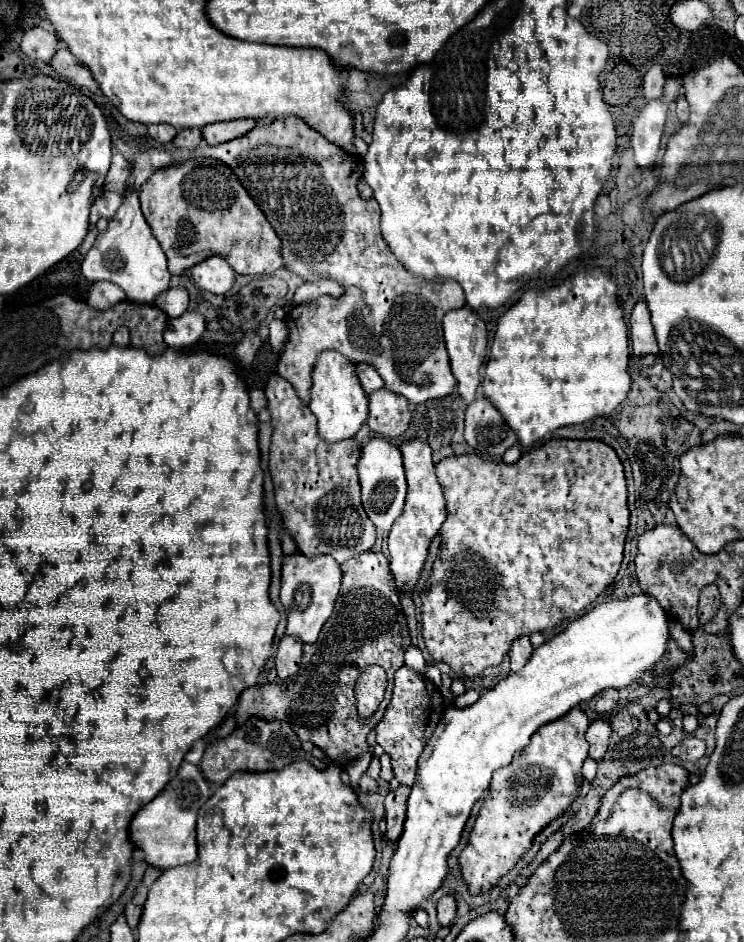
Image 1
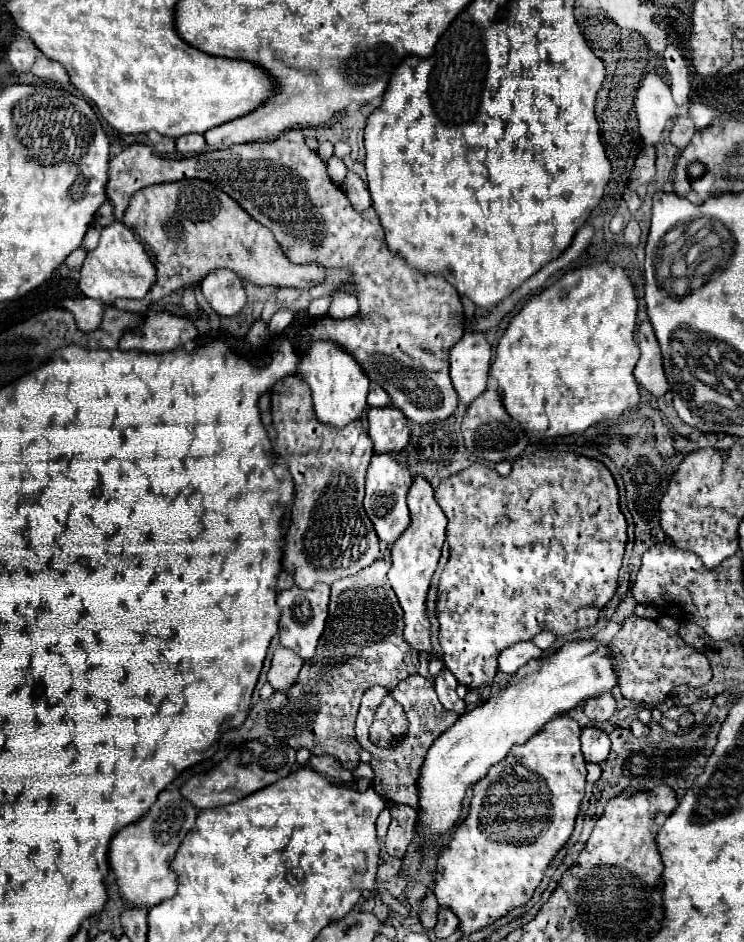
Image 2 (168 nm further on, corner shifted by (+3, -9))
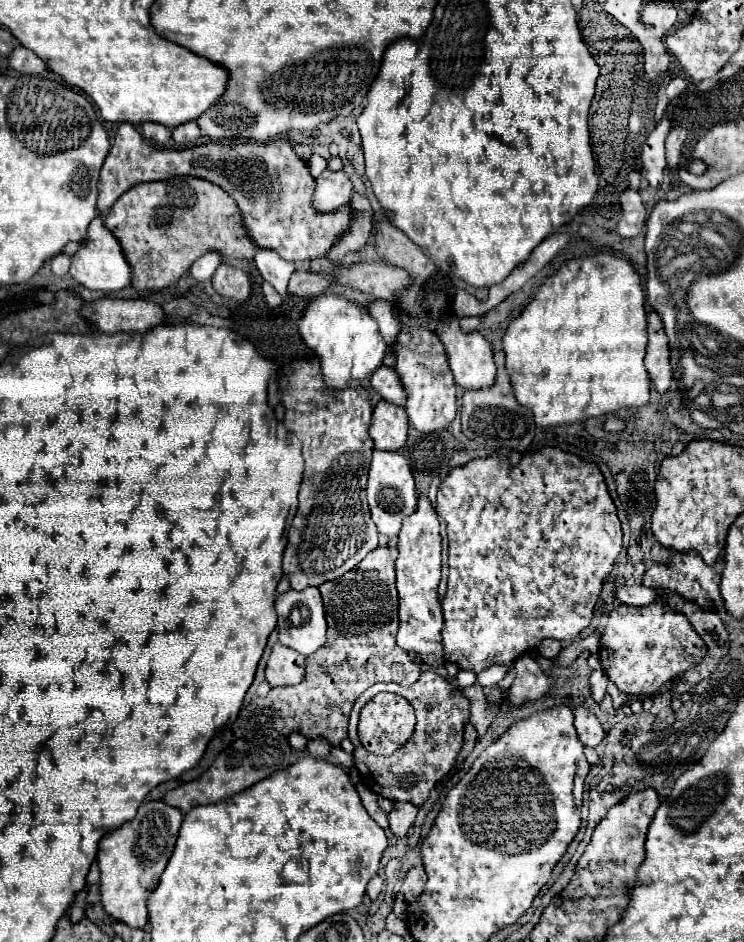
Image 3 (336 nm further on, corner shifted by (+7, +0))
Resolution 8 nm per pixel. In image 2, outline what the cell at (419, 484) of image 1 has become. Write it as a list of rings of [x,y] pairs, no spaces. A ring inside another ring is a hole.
[[[423,478],[413,480],[407,502],[409,502],[409,510],[411,510],[411,526],[409,526],[409,530],[405,530],[405,534],[391,548],[391,570],[389,570],[387,578],[389,578],[393,590],[399,598],[403,612],[405,612],[405,640],[417,652],[429,654],[429,672],[431,672],[431,676],[437,676],[443,668],[443,662],[433,654],[433,648],[431,648],[431,638],[429,638],[429,634],[431,634],[429,626],[431,624],[429,624],[429,618],[427,618],[425,602],[427,602],[431,578],[433,578],[433,572],[437,568],[441,548],[443,548],[443,542],[445,542],[447,518],[433,498],[431,484]]]

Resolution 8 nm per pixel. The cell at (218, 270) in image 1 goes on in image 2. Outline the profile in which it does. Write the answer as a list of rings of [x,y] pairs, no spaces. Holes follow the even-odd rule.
[[[213,270],[201,280],[201,292],[211,308],[221,316],[235,316],[245,306],[243,282],[231,270]]]

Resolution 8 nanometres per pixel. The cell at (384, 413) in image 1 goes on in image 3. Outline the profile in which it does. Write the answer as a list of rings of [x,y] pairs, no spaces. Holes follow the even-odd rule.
[[[379,401],[373,409],[373,419],[369,427],[369,435],[375,443],[375,449],[397,451],[407,441],[407,413],[403,407]]]

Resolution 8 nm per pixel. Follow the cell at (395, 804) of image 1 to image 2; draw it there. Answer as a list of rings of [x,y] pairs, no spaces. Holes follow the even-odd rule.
[[[391,804],[391,826],[389,826],[389,832],[387,832],[387,838],[385,838],[385,848],[391,856],[395,858],[403,858],[409,844],[413,842],[415,838],[415,828],[417,828],[417,812],[409,806],[397,806],[397,804]]]

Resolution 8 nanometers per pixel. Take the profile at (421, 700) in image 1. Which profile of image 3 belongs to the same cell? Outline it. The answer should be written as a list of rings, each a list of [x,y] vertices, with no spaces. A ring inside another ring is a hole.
[[[433,670],[421,673],[419,681],[413,687],[401,687],[397,683],[377,683],[371,685],[357,701],[355,707],[351,711],[351,721],[349,721],[349,739],[355,745],[355,767],[361,773],[361,781],[375,791],[377,795],[391,799],[391,801],[407,801],[413,803],[417,807],[421,807],[427,799],[431,789],[435,787],[435,783],[439,779],[443,779],[455,759],[457,753],[461,749],[463,743],[463,723],[465,719],[469,719],[469,701],[465,699],[465,695],[453,695],[457,691],[453,691],[453,685],[443,679],[439,673]],[[379,691],[389,691],[389,693],[399,693],[403,695],[415,709],[417,715],[417,725],[415,725],[415,733],[413,737],[403,745],[401,751],[389,755],[389,757],[377,757],[371,755],[359,741],[357,735],[357,723],[359,723],[359,713],[363,709],[363,705],[375,697]],[[467,709],[467,715],[465,715]]]

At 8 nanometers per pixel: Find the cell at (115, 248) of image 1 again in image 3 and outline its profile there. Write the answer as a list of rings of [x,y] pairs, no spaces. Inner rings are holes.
[[[95,217],[89,225],[87,231],[87,239],[83,243],[83,247],[73,255],[71,261],[71,269],[69,273],[73,275],[75,281],[79,281],[83,287],[93,289],[93,291],[105,291],[105,293],[113,293],[113,291],[121,291],[125,287],[131,285],[133,279],[133,269],[121,249],[121,243],[117,241],[117,237],[113,237],[113,233],[105,227],[101,217]]]

